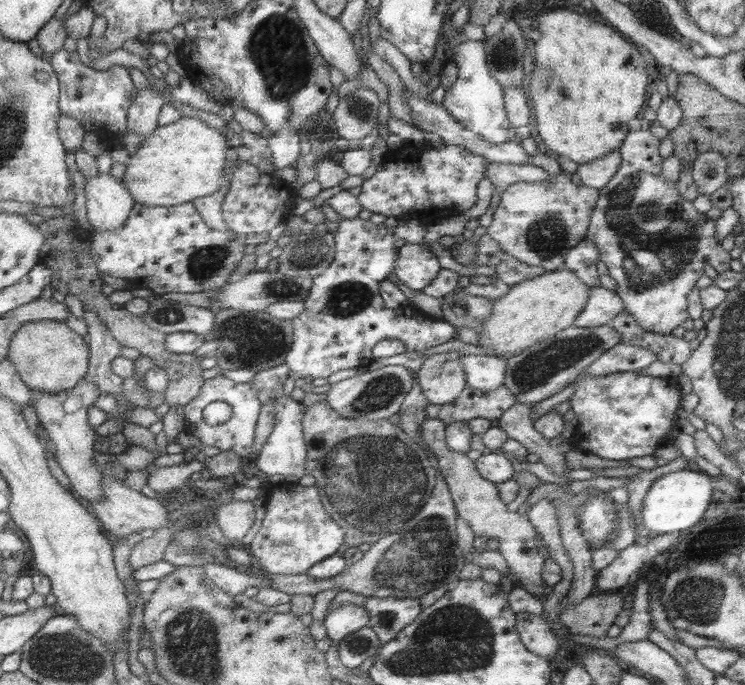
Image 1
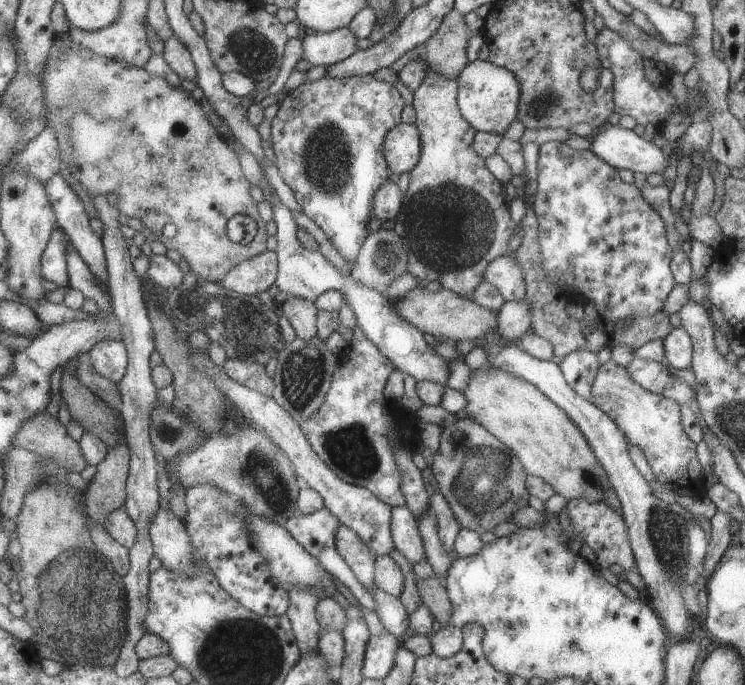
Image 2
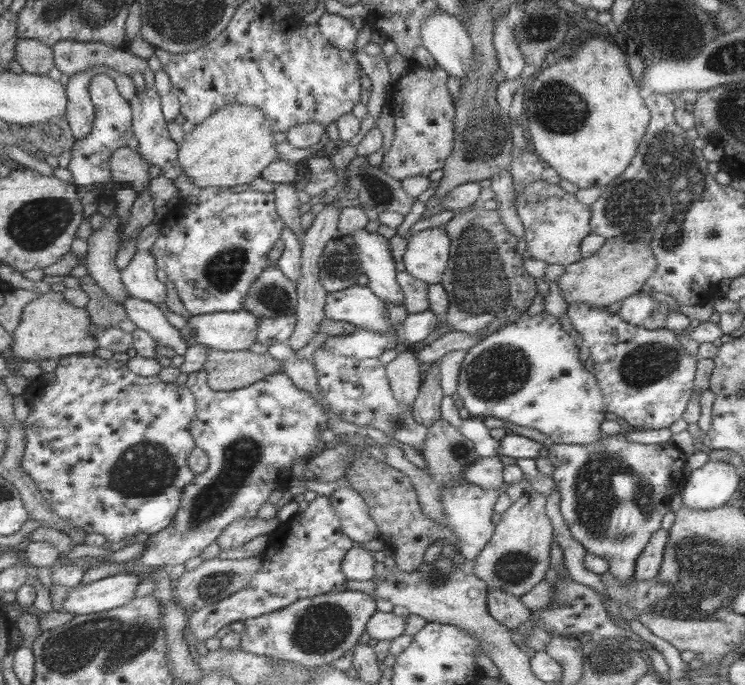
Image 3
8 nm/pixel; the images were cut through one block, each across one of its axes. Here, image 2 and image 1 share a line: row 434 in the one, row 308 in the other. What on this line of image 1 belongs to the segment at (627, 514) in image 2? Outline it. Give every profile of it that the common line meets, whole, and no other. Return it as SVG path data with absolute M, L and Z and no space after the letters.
M591 286L586 303L579 311L573 325L582 328L607 325L623 309L622 300L615 291L605 287Z

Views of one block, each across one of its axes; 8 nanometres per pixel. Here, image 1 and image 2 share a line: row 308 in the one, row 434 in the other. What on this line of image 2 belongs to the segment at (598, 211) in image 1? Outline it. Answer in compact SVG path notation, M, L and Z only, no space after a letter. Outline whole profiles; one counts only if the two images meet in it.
M611 359L598 366L592 384L591 395L594 396L593 404L617 425L617 428L623 432L629 444L635 445L642 450L646 463L659 483L664 484L669 489L671 488L670 490L675 490L675 492L695 496L694 498L705 496L707 489L704 487L703 478L699 476L701 465L699 465L695 455L696 444L687 437L679 423L680 404L645 390L630 377L626 368L617 366Z

